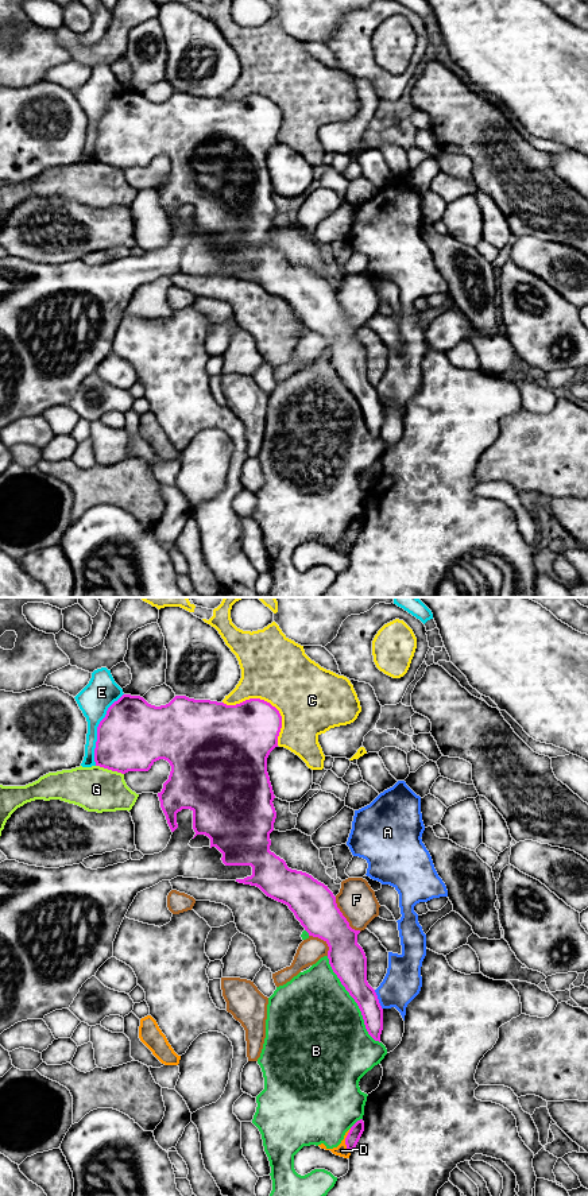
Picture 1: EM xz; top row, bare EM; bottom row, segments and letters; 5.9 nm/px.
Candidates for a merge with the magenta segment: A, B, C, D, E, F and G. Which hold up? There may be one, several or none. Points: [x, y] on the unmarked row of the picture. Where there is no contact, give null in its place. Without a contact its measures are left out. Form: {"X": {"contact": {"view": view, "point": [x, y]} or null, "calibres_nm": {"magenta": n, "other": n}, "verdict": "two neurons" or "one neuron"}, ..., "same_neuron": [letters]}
{"A": {"contact": {"view": "xz", "point": [378, 395]}, "calibres_nm": {"magenta": 190, "other": 220}, "verdict": "two neurons"}, "B": {"contact": {"view": "xz", "point": [355, 397]}, "calibres_nm": {"magenta": 220, "other": 500}, "verdict": "two neurons"}, "C": {"contact": {"view": "xz", "point": [266, 97]}, "calibres_nm": {"magenta": 380, "other": 400}, "verdict": "two neurons"}, "D": {"contact": {"view": "xz", "point": [345, 537]}, "calibres_nm": {"magenta": 80, "other": 70}, "verdict": "two neurons"}, "E": {"contact": {"view": "xz", "point": [97, 126]}, "calibres_nm": {"magenta": 400, "other": 190}, "verdict": "two neurons"}, "F": {"contact": {"view": "xz", "point": [344, 313]}, "calibres_nm": {"magenta": 260, "other": 220}, "verdict": "two neurons"}, "G": {"contact": {"view": "xz", "point": [109, 165]}, "calibres_nm": {"magenta": 400, "other": 280}, "verdict": "two neurons"}, "same_neuron": []}

